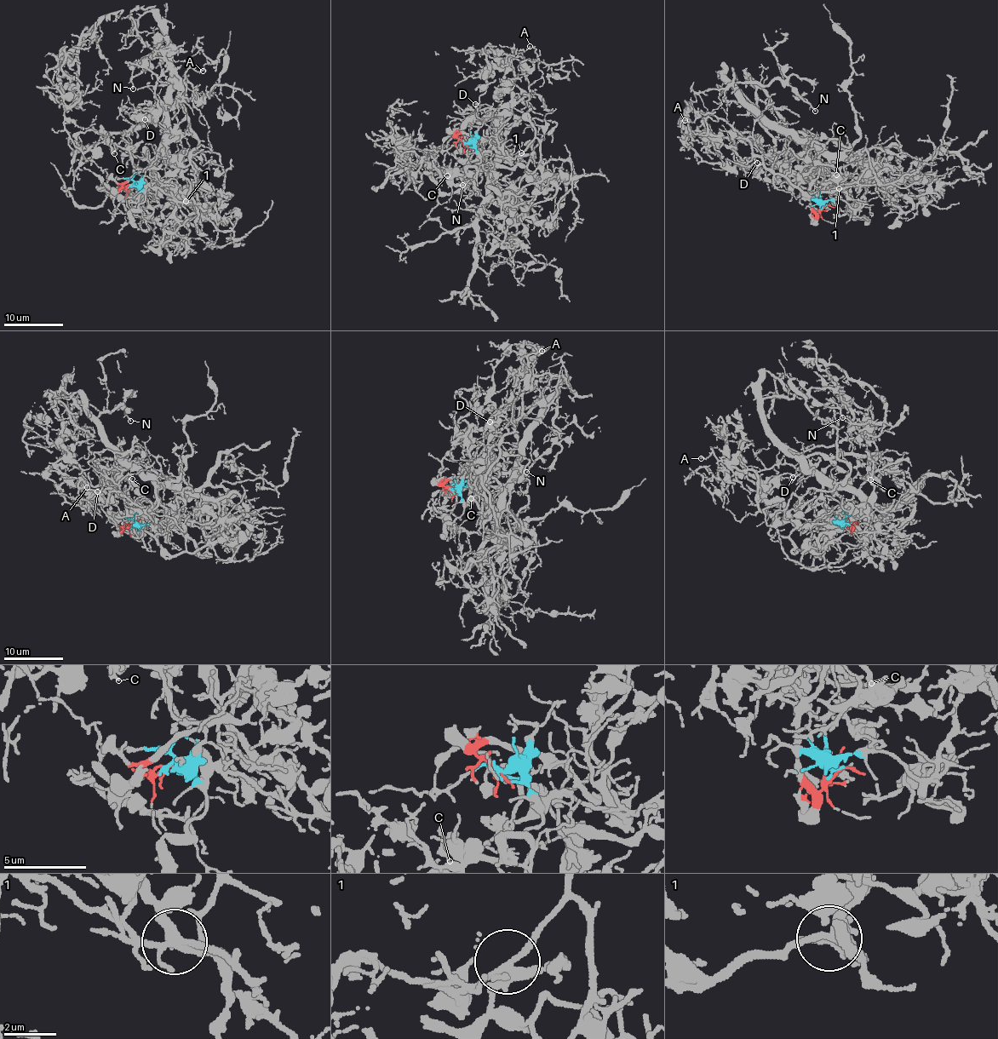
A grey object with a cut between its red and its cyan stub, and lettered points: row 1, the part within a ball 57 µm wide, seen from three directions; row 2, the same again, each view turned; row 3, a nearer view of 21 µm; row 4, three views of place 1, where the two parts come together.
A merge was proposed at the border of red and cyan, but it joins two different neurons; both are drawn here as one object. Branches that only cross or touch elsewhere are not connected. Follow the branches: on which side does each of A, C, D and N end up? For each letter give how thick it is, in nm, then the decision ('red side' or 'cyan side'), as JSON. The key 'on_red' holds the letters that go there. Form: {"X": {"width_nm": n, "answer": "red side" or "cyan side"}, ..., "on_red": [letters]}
{"A": {"width_nm": 130, "answer": "cyan side"}, "C": {"width_nm": 260, "answer": "cyan side"}, "D": {"width_nm": 110, "answer": "cyan side"}, "N": {"width_nm": 140, "answer": "red side"}, "on_red": ["N"]}

